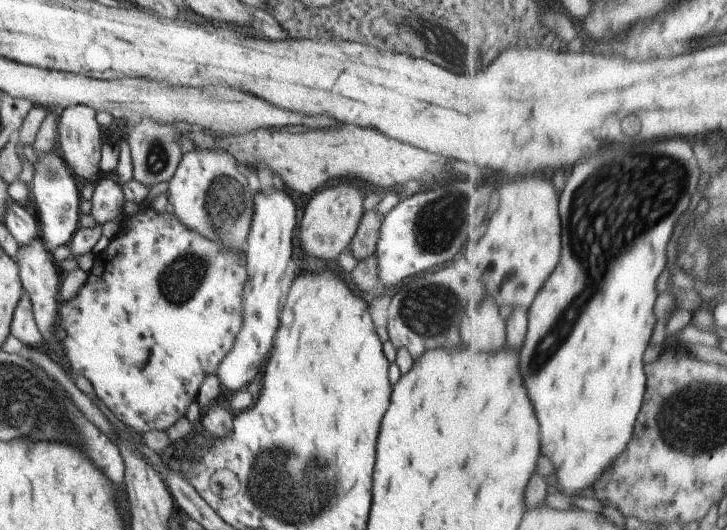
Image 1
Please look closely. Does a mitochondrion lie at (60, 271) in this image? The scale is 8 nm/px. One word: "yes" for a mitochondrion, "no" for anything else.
no

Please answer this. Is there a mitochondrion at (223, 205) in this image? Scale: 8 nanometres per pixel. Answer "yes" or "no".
yes

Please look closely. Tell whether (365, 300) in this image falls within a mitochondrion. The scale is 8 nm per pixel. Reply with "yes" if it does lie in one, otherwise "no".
no

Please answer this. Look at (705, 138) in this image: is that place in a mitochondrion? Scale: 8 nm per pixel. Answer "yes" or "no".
no

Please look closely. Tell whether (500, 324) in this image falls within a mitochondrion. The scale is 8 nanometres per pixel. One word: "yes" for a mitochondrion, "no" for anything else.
no

